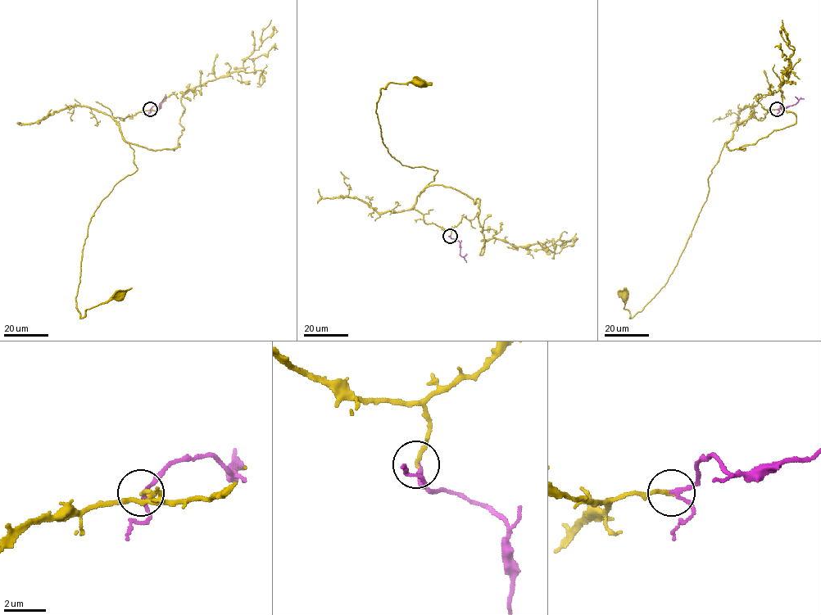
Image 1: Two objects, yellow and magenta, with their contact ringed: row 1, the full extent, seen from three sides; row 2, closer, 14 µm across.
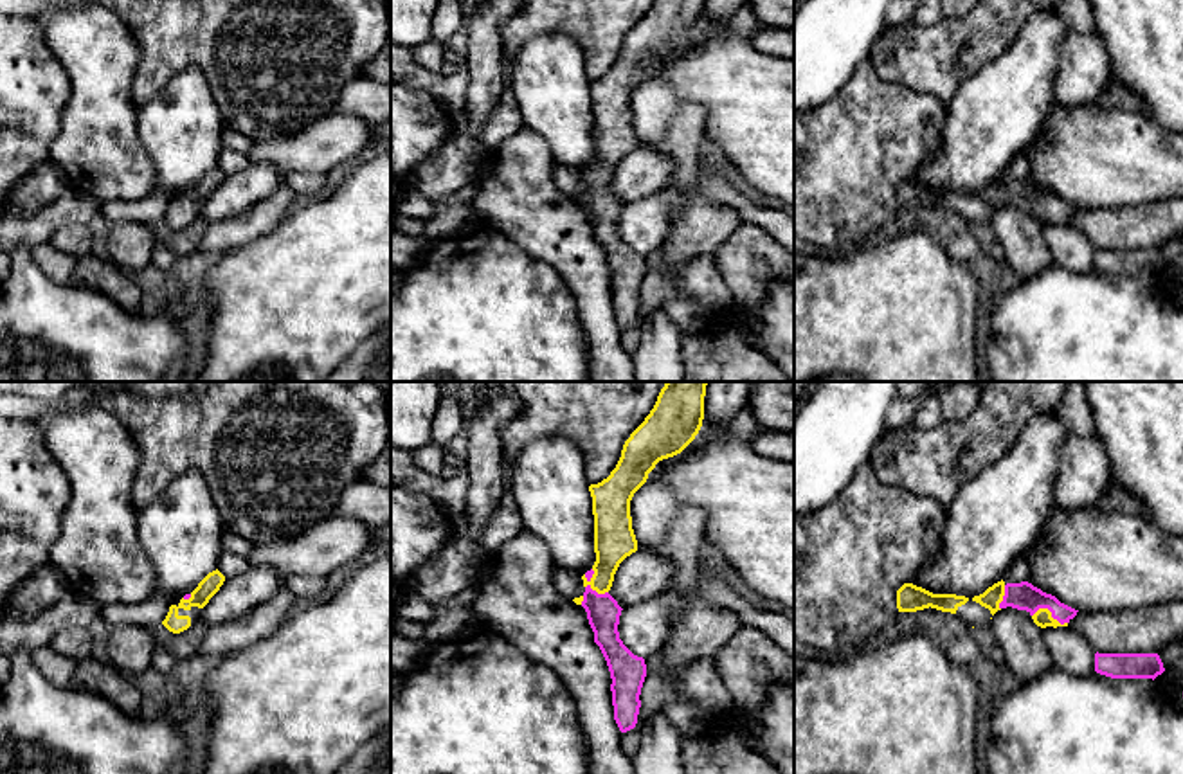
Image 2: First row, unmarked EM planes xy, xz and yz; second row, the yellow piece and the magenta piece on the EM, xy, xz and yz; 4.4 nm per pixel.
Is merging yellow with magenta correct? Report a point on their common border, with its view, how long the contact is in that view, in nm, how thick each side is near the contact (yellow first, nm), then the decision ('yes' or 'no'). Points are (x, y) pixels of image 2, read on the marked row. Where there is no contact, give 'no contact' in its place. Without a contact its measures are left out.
xz (593, 589) | 140 nm | 180/150 nm | yes

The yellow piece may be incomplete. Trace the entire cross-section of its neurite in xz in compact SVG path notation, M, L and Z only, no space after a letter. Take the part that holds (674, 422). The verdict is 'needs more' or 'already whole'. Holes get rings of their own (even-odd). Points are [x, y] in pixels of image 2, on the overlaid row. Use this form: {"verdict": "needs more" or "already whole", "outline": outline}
{"verdict": "needs more", "outline": "M666 382L645 421L625 441L621 457L607 479L591 484L596 562L582 580L585 592L573 601L587 612L609 671L614 720L621 733L636 727L641 688L646 677L643 657L619 639L621 607L609 594L619 563L637 551L630 500L663 459L681 454L699 434L704 419L706 382Z"}

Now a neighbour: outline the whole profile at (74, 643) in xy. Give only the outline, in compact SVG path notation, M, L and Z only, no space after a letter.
M79 626L65 628L65 630L59 630L58 634L54 634L49 646L56 653L79 662L79 661L90 657L92 637L90 637L88 628L79 628Z

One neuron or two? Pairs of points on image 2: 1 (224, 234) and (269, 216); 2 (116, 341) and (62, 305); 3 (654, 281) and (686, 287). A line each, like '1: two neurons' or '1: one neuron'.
1: one neuron
2: one neuron
3: one neuron

